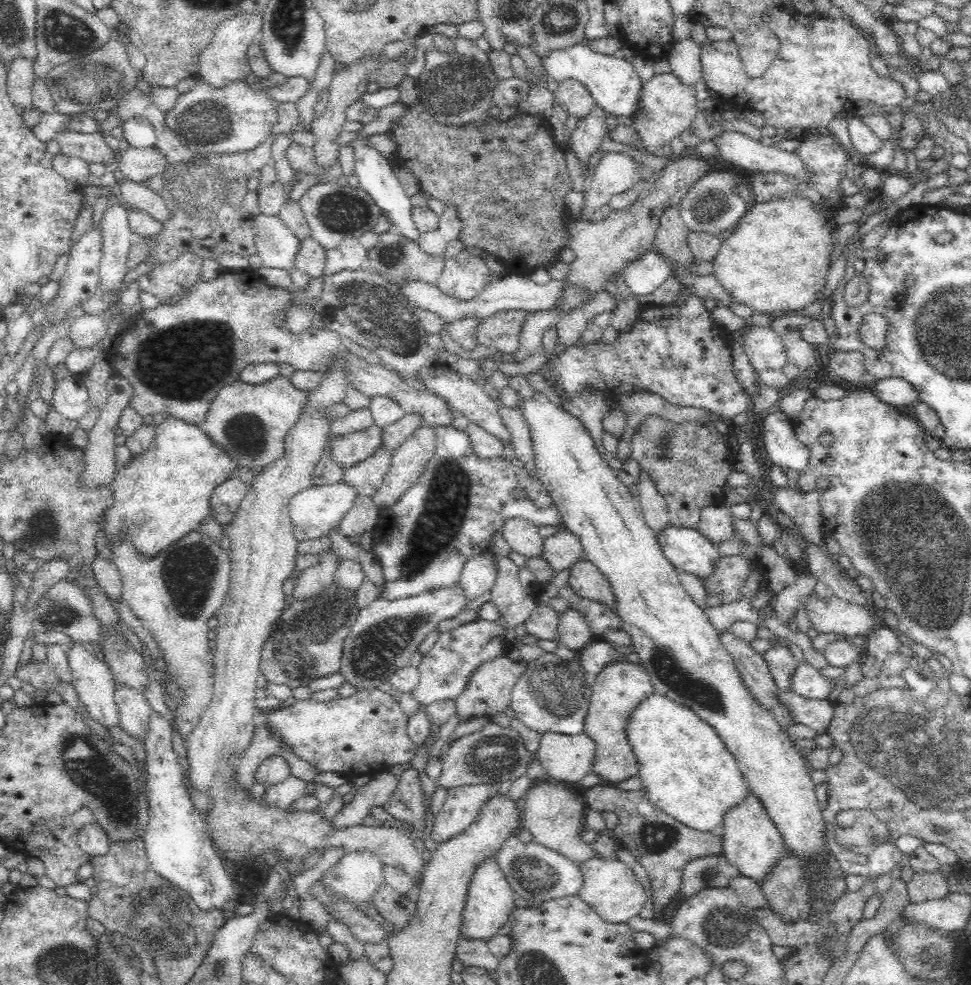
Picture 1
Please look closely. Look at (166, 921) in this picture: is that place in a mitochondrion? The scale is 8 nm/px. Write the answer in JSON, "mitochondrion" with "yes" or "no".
{"mitochondrion":"yes"}

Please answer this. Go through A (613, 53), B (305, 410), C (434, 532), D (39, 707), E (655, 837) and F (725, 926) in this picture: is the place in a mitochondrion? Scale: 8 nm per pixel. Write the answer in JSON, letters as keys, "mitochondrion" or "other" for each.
{"A":"other","B":"other","C":"mitochondrion","D":"other","E":"mitochondrion","F":"mitochondrion"}

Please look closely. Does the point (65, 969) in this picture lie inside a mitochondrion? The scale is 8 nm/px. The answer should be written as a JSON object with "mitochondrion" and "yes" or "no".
{"mitochondrion":"yes"}

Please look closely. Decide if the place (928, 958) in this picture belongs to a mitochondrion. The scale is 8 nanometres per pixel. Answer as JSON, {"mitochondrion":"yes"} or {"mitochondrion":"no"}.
{"mitochondrion":"yes"}

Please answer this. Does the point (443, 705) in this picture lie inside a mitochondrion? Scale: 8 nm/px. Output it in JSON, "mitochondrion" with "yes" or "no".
{"mitochondrion":"no"}

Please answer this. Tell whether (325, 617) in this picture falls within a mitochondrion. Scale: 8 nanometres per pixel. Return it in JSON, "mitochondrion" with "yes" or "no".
{"mitochondrion":"yes"}

